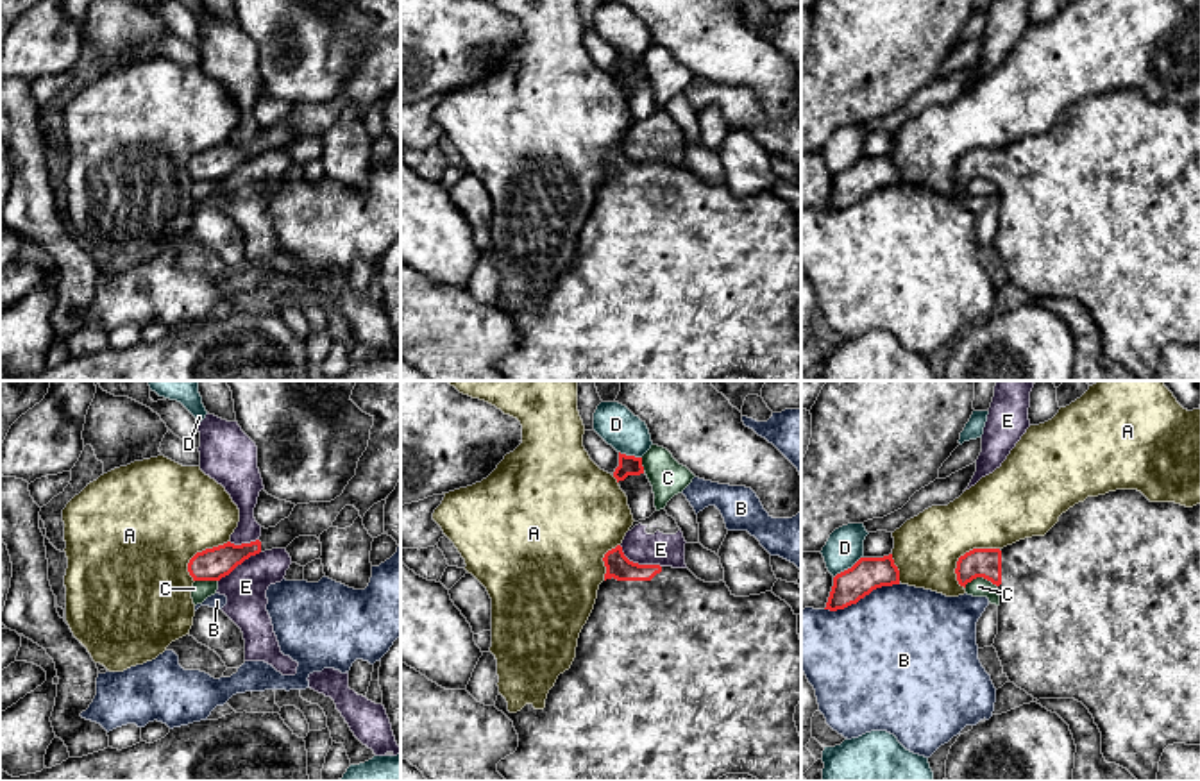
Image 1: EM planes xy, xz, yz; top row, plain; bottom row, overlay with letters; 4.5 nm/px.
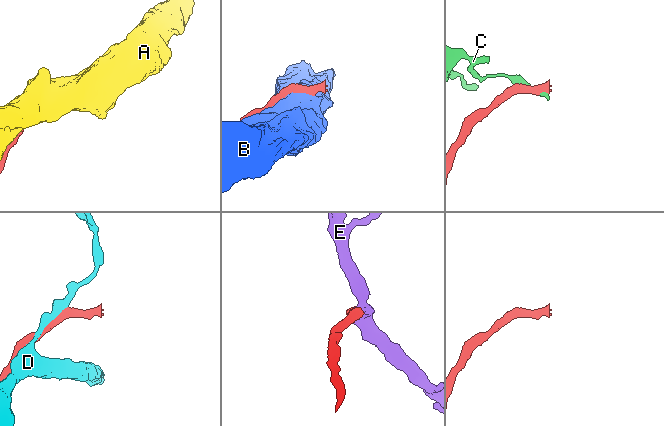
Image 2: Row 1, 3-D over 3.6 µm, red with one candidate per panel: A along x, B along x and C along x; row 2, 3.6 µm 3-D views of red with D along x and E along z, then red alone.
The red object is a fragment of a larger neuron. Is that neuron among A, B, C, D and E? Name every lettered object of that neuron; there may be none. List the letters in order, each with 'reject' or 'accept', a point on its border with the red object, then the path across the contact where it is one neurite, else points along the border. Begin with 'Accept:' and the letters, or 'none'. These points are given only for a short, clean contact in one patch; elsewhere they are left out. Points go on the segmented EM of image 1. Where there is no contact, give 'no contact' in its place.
Accept: none
A: reject | yz (966, 553)
B: reject | yz (862, 597)
C: reject | yz (980, 576)
D: reject | yz (848, 569)
E: reject | xz (637, 563) | along xz (619, 545), (630, 560), (660, 567)

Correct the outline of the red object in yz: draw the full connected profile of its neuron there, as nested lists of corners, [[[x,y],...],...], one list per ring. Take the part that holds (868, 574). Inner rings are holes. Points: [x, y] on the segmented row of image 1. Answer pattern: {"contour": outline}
{"contour": [[[892,554],[883,558],[860,558],[851,568],[833,577],[824,609],[837,611],[869,595],[882,586],[900,584],[900,570]]]}

